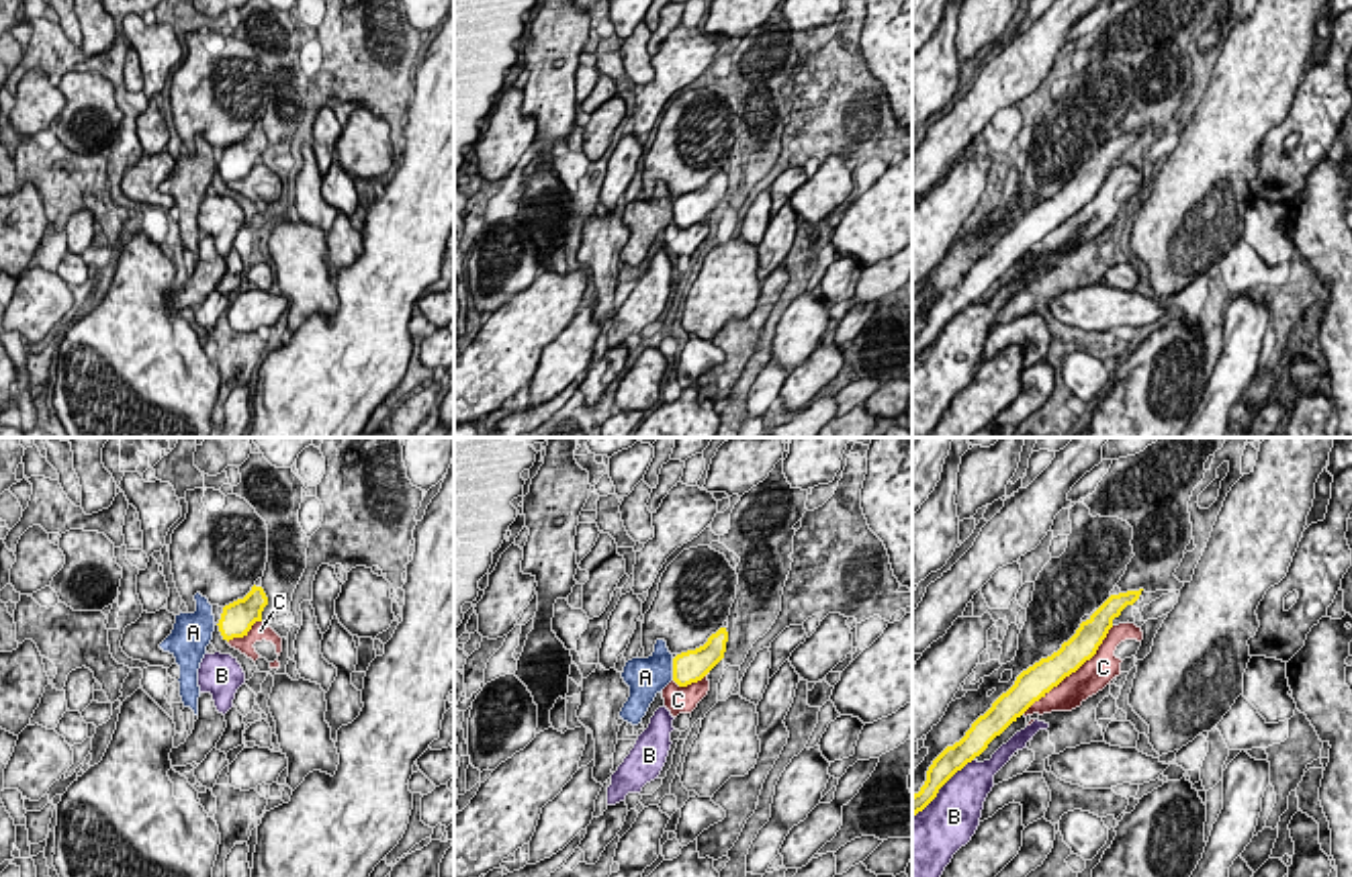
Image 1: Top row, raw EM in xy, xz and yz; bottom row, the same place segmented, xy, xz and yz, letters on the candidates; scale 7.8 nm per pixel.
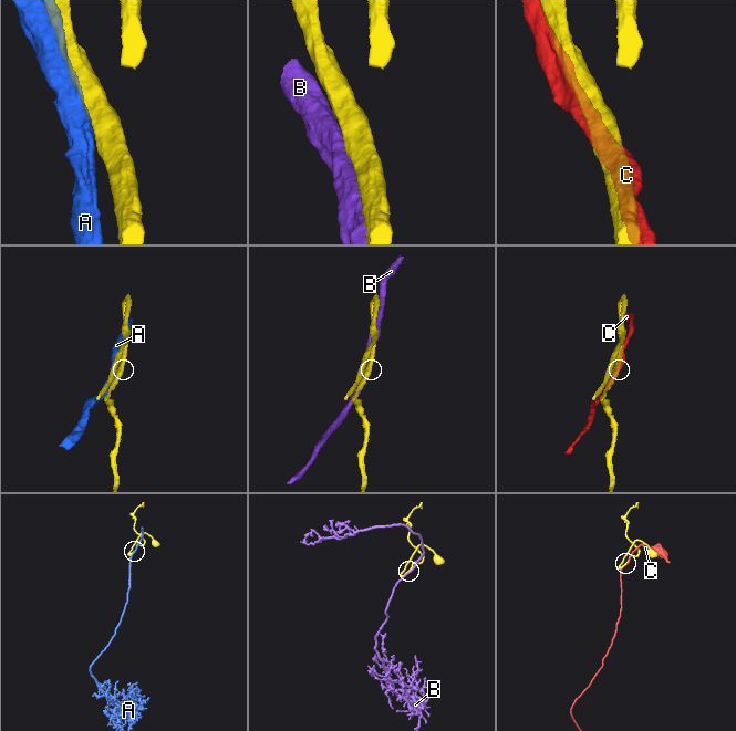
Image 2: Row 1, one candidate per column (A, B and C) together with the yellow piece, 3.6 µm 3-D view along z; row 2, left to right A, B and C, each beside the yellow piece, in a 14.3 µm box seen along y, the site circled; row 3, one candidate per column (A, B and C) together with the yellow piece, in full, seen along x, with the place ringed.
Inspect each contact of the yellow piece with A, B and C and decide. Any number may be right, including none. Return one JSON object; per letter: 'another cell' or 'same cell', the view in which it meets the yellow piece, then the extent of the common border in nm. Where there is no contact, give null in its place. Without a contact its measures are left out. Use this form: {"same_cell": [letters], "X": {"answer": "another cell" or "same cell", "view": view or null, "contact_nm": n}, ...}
{"same_cell": [], "A": {"answer": "another cell", "view": "xz", "contact_nm": 180}, "B": {"answer": "another cell", "view": "yz", "contact_nm": 650}, "C": {"answer": "another cell", "view": "yz", "contact_nm": 1000}}

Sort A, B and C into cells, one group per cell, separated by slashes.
A C / B

